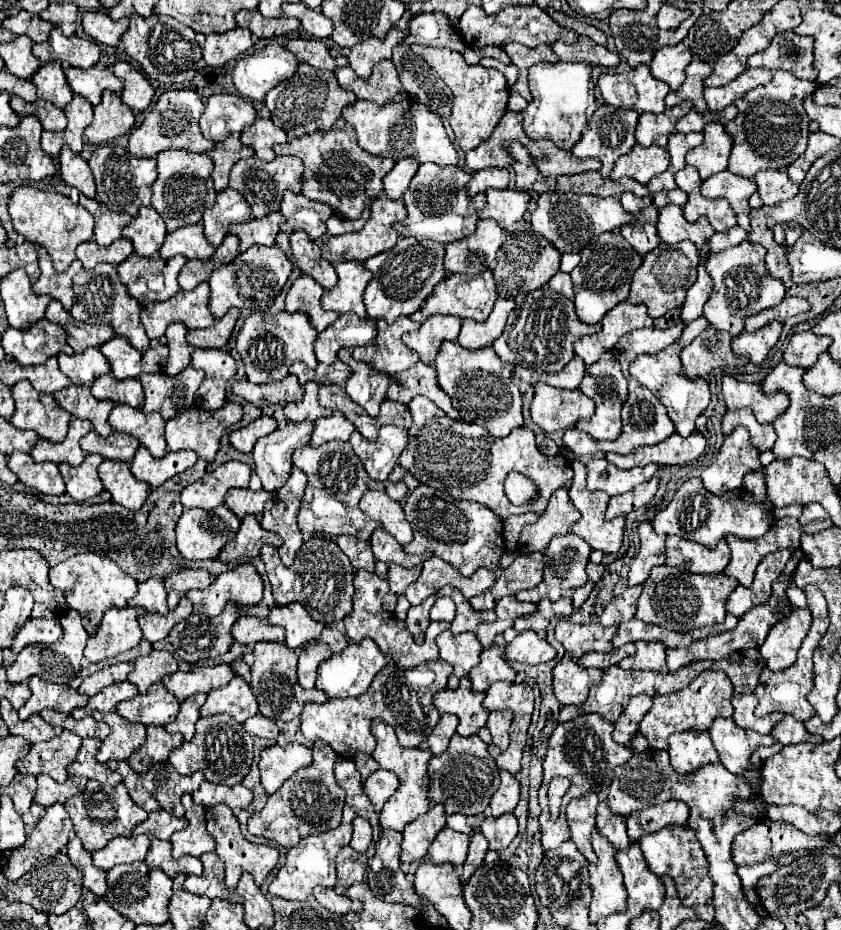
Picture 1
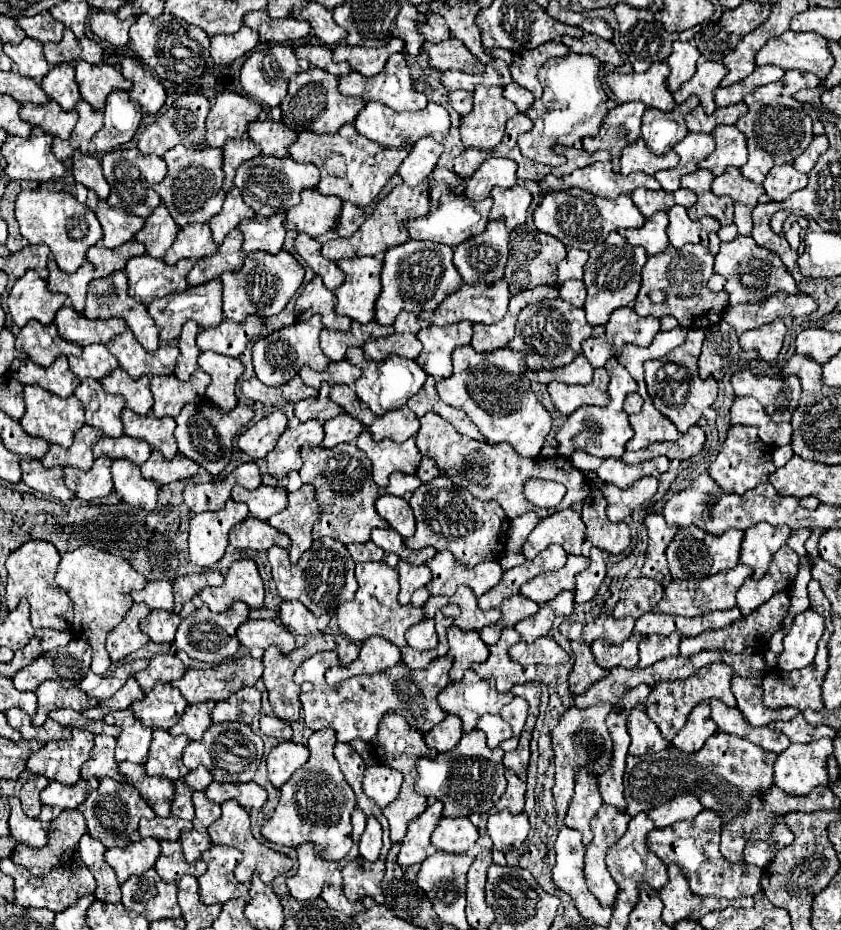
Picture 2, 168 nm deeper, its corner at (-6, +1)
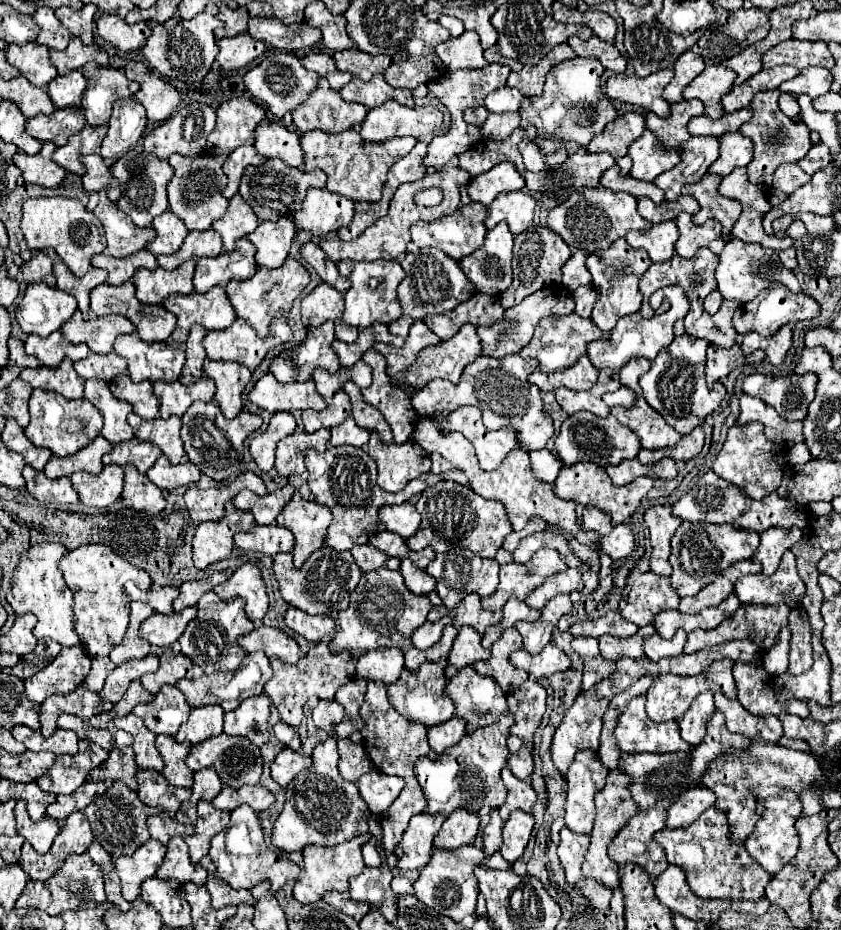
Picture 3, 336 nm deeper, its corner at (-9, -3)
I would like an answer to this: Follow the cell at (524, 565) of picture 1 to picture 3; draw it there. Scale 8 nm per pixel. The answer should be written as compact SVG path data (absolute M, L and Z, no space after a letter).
M540 549L528 563L508 563L500 567L500 585L494 595L482 599L482 607L488 611L498 611L504 607L506 599L524 599L530 591L540 587L548 575L560 573L566 563L560 559L556 549Z

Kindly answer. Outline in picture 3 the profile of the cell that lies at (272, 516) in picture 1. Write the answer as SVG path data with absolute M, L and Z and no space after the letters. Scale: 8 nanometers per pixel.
M292 499L276 517L278 527L286 527L294 533L296 545L292 555L296 567L302 567L306 559L316 549L322 547L330 521L332 521L330 509L310 499L298 499L298 501Z

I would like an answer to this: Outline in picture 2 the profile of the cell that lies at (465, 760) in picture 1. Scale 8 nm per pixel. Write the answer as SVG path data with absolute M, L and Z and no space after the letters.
M473 729L463 733L461 741L445 753L439 753L435 759L421 757L417 761L417 781L415 791L425 797L435 797L443 801L445 817L467 817L473 813L487 813L499 801L505 785L503 775L503 751L489 749L485 741L485 733L481 729Z

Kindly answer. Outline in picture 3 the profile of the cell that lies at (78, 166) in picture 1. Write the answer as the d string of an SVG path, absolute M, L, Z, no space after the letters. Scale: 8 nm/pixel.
M86 155L82 157L82 165L86 167L86 173L82 177L82 185L86 191L106 191L110 201L118 201L120 197L120 185L110 175L108 165L100 155Z

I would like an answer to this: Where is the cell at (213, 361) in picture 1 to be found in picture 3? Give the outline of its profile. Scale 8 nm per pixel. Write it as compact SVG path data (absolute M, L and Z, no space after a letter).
M206 361L204 375L216 383L214 403L220 405L226 419L232 419L242 409L242 391L252 373L234 361Z

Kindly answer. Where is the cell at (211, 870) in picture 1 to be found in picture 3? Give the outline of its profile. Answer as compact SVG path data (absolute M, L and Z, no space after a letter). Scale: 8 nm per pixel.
M202 857L200 865L208 871L208 881L206 881L206 889L212 895L212 909L220 909L224 905L238 905L238 903L248 903L254 905L254 897L250 891L246 889L232 889L228 887L216 871L216 865L210 861L210 857Z

